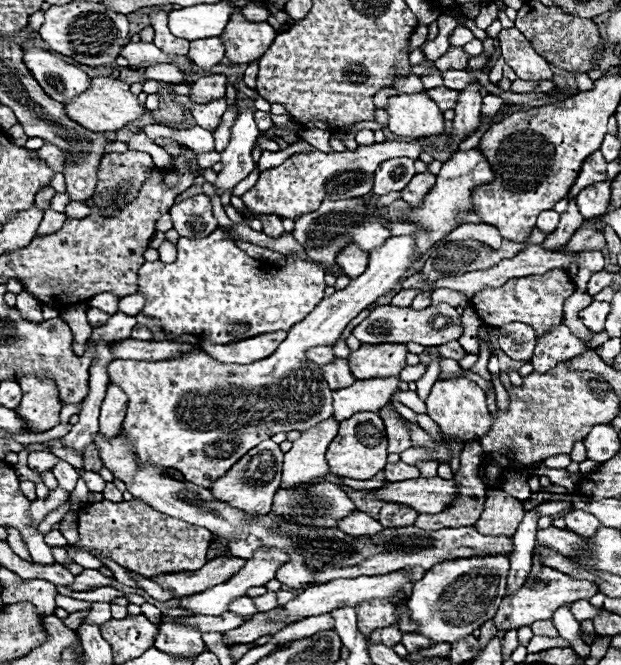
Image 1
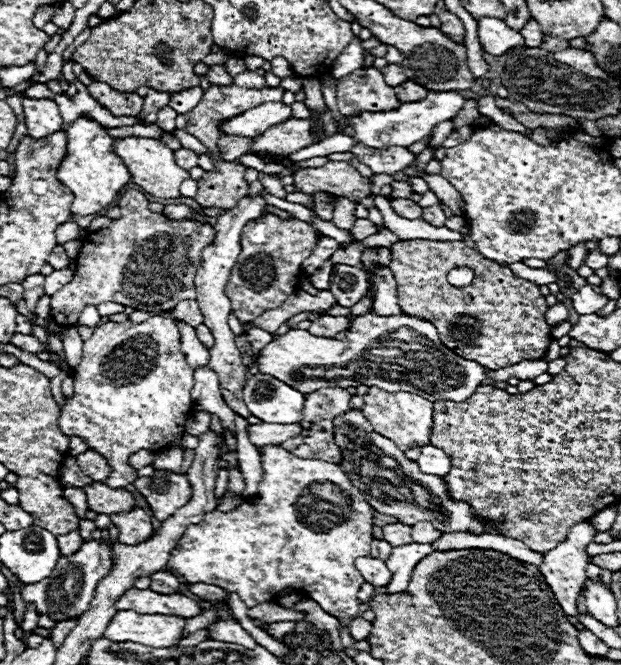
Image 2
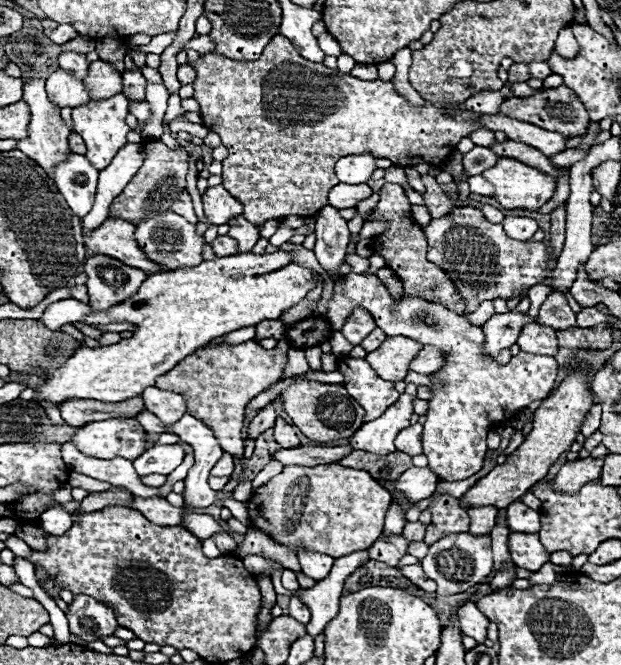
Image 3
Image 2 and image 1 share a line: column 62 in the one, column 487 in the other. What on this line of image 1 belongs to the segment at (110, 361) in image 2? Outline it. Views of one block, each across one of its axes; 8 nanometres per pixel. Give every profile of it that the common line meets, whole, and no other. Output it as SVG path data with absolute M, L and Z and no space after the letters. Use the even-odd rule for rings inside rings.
M454 378L454 380L442 380L432 386L430 396L426 398L428 416L442 428L444 434L460 436L464 440L478 440L488 430L492 430L492 416L486 408L486 394L480 386L474 386L468 378Z

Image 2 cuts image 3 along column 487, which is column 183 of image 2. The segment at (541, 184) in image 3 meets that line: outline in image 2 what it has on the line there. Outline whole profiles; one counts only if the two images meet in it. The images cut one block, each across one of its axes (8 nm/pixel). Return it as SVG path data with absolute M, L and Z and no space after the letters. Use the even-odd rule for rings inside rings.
M126 136L126 138L114 138L112 150L116 156L122 158L122 162L126 164L126 168L132 174L132 182L138 184L144 192L156 196L156 198L178 198L180 192L180 182L184 178L188 178L190 174L182 168L176 166L174 162L174 154L172 150L162 144L160 140L154 138L140 138L140 136Z

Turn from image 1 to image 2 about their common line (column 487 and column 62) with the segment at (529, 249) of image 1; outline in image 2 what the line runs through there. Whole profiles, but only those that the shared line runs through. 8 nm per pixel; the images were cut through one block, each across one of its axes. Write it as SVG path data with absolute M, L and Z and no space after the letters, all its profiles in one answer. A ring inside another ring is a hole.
M66 268L66 270L54 270L52 274L48 274L46 276L46 280L44 280L44 290L46 290L46 294L48 296L52 296L52 294L56 294L58 290L62 290L70 280L72 280L72 272Z

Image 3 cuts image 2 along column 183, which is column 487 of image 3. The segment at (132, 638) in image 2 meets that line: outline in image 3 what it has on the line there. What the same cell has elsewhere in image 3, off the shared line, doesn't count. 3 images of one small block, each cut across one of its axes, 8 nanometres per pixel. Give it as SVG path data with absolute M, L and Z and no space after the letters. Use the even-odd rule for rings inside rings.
M466 602L458 610L458 618L460 618L460 626L462 626L464 636L472 636L478 644L486 642L486 630L488 630L490 620L484 618L484 614L480 614L480 610L476 608L474 602Z

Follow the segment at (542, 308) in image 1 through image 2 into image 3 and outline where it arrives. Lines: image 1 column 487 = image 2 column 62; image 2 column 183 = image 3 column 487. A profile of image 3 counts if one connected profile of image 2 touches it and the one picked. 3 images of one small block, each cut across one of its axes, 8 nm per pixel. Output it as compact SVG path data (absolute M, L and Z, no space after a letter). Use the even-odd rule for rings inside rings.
M472 206L454 208L444 218L430 220L424 234L428 240L428 260L448 272L454 280L454 286L466 304L466 314L474 312L484 300L510 300L528 292L532 286L542 284L552 268L544 242L516 242L504 234L500 224L488 222L482 212Z

